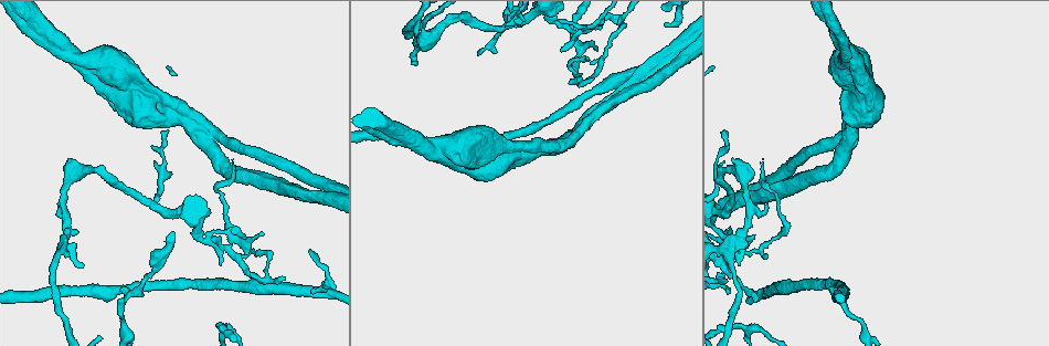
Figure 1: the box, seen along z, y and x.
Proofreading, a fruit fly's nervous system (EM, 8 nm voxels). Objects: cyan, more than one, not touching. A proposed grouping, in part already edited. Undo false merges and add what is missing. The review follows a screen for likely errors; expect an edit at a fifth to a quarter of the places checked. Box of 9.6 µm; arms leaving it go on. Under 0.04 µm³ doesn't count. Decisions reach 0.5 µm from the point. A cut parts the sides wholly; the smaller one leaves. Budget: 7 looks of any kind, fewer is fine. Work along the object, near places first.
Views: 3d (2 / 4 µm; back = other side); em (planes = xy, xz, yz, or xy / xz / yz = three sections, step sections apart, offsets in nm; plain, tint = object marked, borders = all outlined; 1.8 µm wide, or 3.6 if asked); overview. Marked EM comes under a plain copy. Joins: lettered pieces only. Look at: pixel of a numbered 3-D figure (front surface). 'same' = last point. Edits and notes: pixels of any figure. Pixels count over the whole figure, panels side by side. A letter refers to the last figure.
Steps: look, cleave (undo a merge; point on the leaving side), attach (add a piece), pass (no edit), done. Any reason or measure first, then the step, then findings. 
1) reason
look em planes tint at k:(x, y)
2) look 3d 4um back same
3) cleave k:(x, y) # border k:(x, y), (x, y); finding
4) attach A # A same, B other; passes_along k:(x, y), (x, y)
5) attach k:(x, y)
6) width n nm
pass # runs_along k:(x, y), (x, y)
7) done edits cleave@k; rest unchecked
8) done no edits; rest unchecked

look em planes borders at 1:(115, 291)

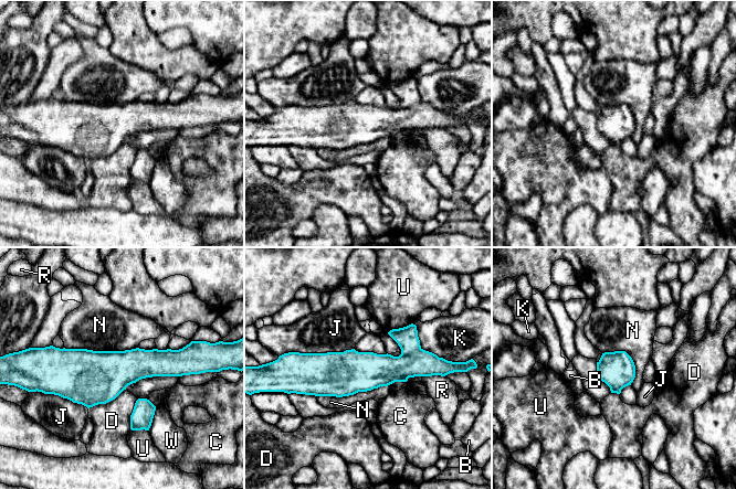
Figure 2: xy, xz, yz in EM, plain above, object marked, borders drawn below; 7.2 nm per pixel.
width 260 nm
cleave 2:(407, 338) # B other, C other, D other, J other, K other, N other, R other, U other, W other; two cells meet here

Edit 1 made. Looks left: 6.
redraw
look overview

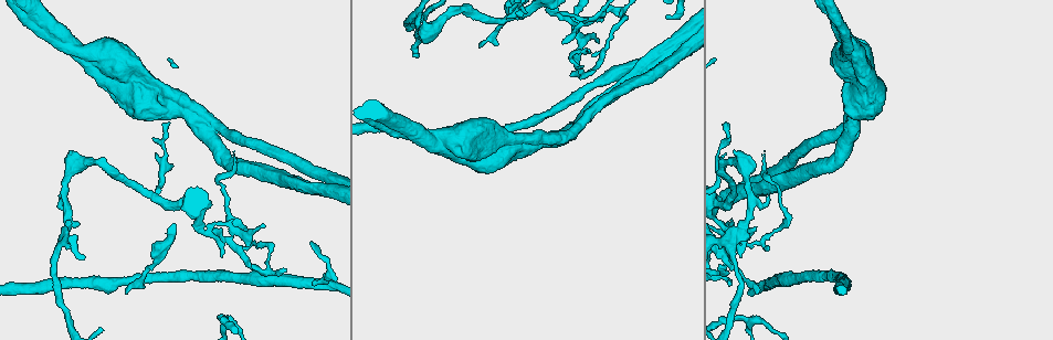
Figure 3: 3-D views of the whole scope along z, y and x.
two arms in line, one across
look 3d 4um at 3:(417, 24)

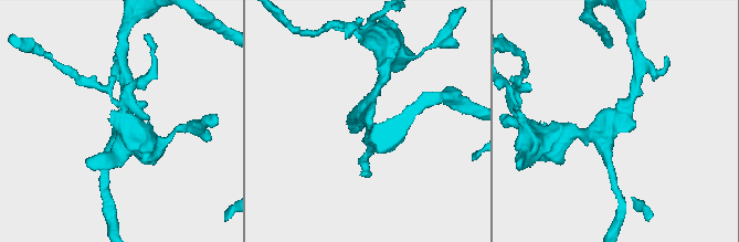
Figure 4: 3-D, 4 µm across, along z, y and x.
look em yz step 16 tint at 4:(366, 123)

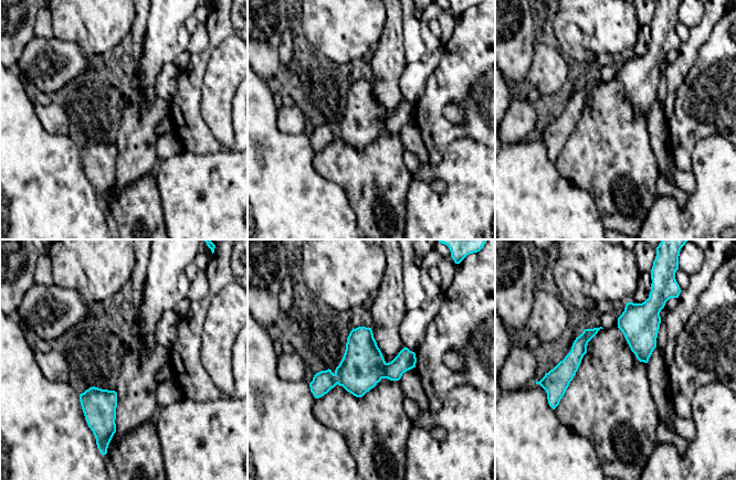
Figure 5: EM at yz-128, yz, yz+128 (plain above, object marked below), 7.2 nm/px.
another direction
look em planes borders same

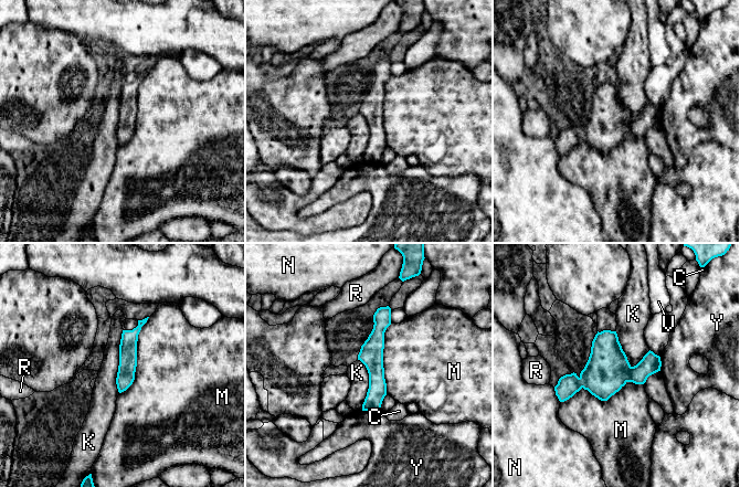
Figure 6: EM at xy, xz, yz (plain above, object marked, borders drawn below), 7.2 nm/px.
width 130 nm
pass # C other, K other, M other, N other, R other, V other, Y other; all the same cell

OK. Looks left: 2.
thick end
look 3d 2um back at 3:(387, 132)

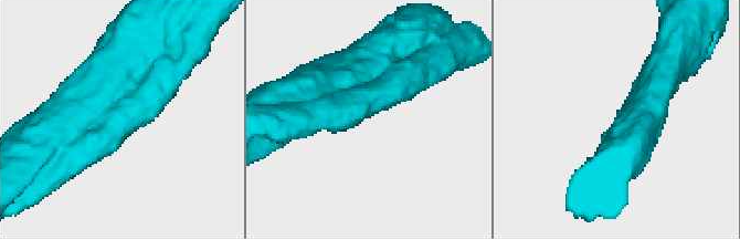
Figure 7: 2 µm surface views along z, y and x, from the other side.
arm_widths 360, 380 nm; now the EM
look em planes borders at 7:(127, 124)

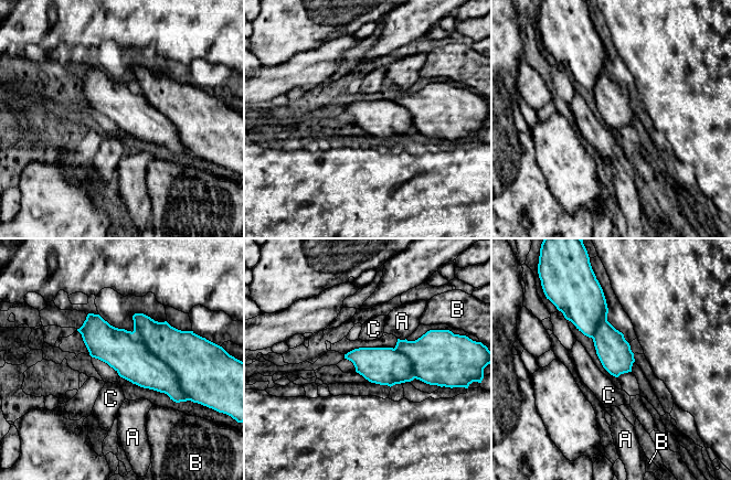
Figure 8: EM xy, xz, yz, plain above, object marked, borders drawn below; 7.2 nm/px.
cleave 8:(131, 359) # A other, B other, C other; part_leaving 8:(89, 317), (177, 396); a second cell is stuck on

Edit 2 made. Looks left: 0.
done edits cleave@2, cleave@8; rest unchecked

